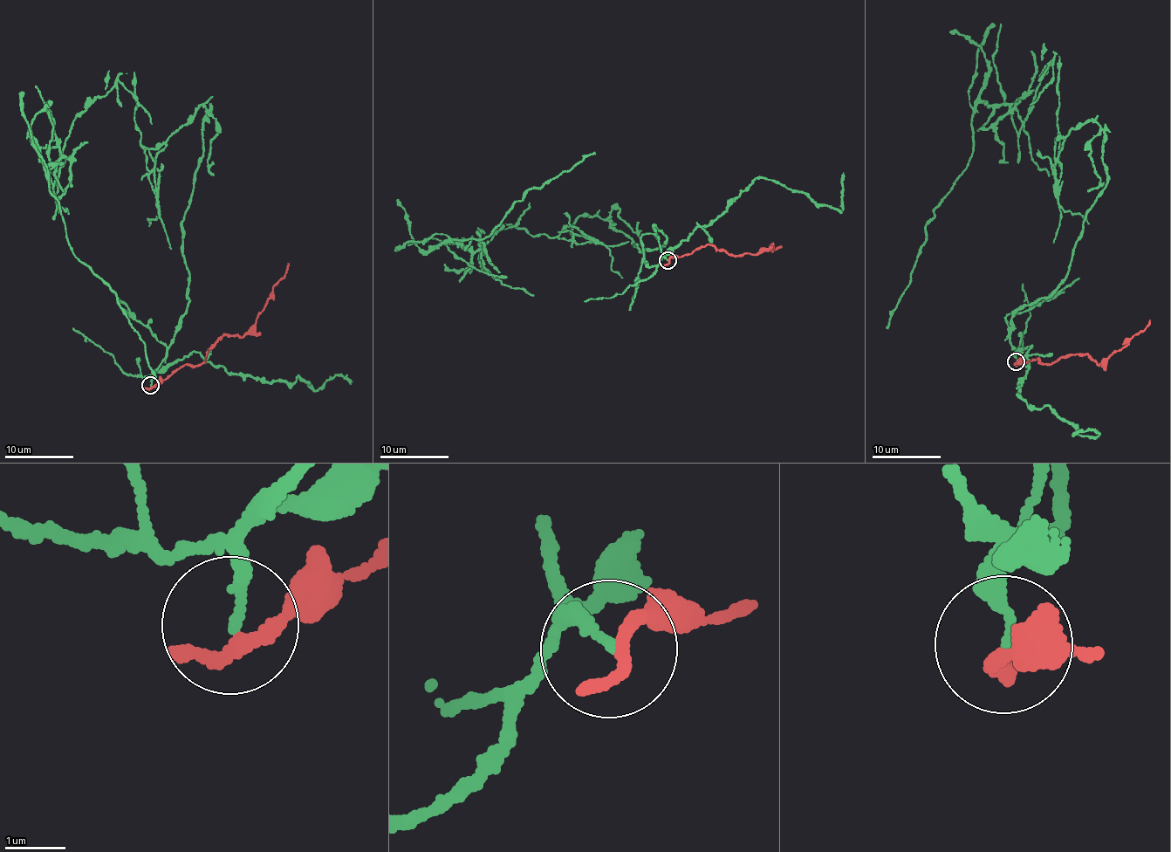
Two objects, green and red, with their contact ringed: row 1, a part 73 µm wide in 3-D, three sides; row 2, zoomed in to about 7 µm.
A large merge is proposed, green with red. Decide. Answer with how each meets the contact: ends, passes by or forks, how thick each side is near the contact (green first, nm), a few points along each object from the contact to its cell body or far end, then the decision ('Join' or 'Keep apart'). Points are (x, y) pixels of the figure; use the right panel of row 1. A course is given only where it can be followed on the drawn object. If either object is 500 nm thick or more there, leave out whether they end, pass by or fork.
At the ring green ends. At the ring red passes by. Thickness 160 nm (green) against 200 nm. Course of green: (1015, 361), (1011, 317), (1106, 182), (1094, 121), (1058, 137), (1053, 61), (1023, 120), (976, 105), (887, 329). Course of red: (1015, 363), (1021, 365), (1037, 359), (1048, 366), (1064, 357), (1084, 354), (1099, 366), (1142, 332), (1149, 319). Keep apart

